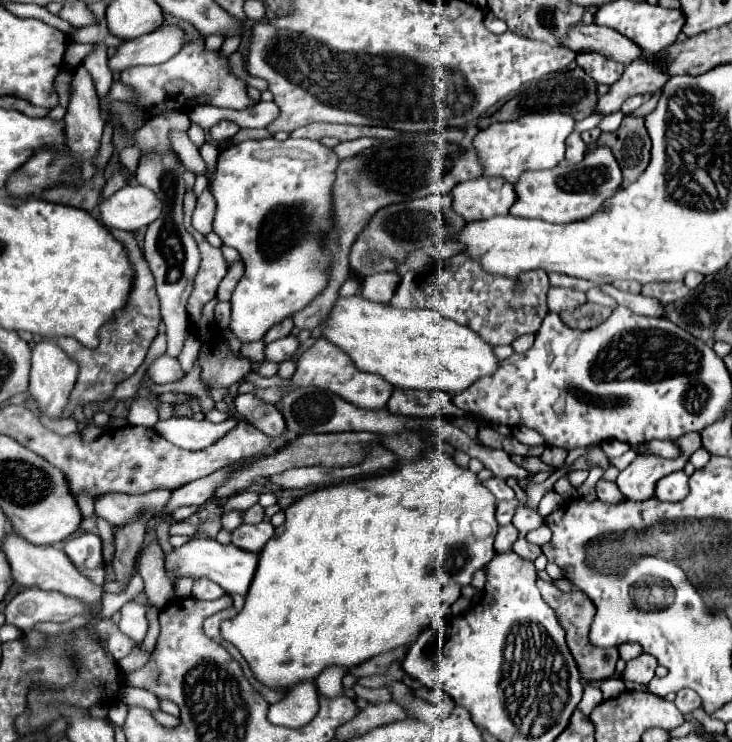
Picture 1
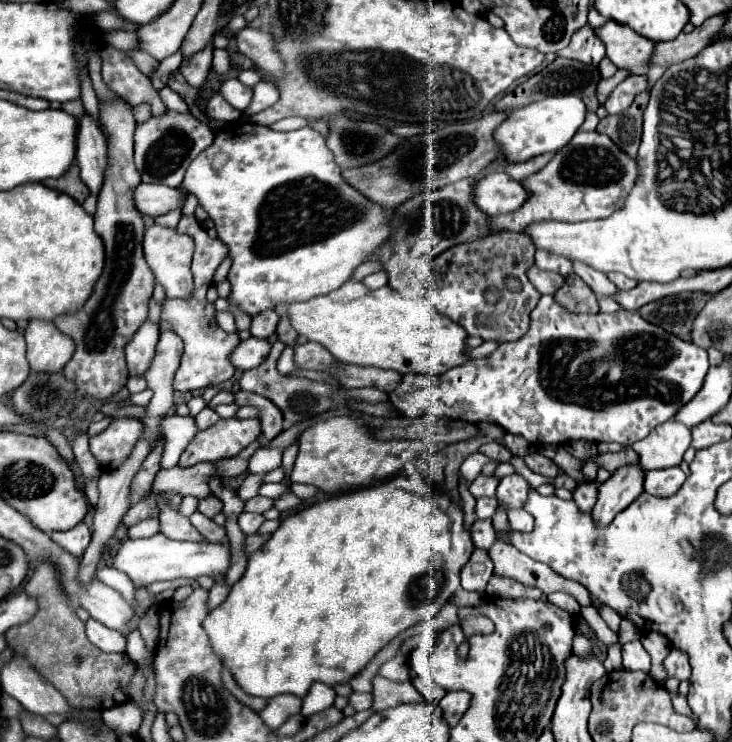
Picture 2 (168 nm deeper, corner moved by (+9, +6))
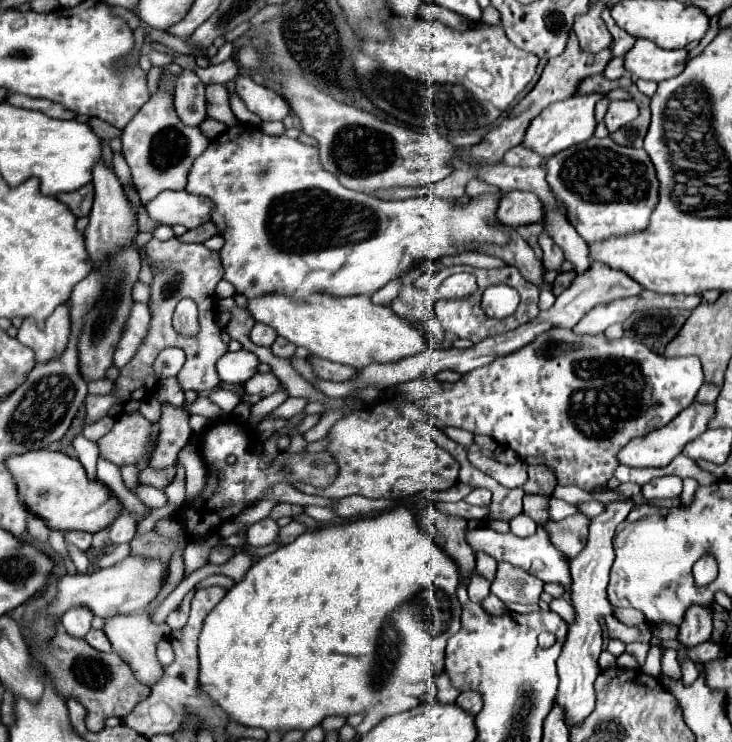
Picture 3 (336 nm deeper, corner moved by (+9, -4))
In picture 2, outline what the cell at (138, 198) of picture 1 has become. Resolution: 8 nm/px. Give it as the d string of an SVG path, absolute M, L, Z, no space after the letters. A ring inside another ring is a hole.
M140 184L134 192L136 208L148 216L162 216L176 208L182 208L186 194L182 188L170 188L164 184Z

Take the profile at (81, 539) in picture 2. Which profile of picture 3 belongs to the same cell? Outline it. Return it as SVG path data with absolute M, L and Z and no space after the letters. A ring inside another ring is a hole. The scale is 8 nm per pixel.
M66 532L64 538L68 542L72 542L76 548L80 548L82 552L86 552L92 544L92 534L88 534L88 532Z

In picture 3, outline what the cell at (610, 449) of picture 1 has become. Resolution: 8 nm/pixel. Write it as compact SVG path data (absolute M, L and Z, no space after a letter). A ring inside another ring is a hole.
M692 404L688 406L688 410L682 410L676 416L676 422L670 422L668 426L664 426L664 430L656 430L656 434L648 434L648 438L634 438L632 442L628 442L628 446L624 446L618 452L618 462L630 468L650 468L650 466L668 466L680 452L682 448L692 442L694 438L698 438L700 434L704 434L704 430L708 430L708 422L714 416L716 408L714 404Z

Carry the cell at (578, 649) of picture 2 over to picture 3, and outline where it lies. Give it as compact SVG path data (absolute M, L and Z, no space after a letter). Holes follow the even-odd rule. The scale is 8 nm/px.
M556 598L556 600L552 600L550 602L550 608L554 610L554 612L558 612L564 620L568 620L570 624L574 624L576 622L576 610L574 610L574 606L566 600L566 598Z

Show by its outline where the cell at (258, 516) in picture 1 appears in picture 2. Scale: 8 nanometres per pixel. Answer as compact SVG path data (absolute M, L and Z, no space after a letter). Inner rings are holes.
M254 496L252 500L246 502L244 512L258 512L258 514L262 514L262 512L266 512L266 510L270 510L270 508L274 508L274 498Z

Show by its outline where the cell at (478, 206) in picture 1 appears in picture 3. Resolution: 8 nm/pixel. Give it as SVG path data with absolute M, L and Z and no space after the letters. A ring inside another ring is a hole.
M506 192L496 208L496 218L500 224L506 224L510 228L518 228L522 224L540 222L542 218L540 200L534 194L528 192ZM518 220L526 220L518 224Z

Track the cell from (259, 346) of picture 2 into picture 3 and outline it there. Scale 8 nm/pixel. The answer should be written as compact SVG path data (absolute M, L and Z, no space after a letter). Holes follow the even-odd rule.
M248 350L238 352L226 352L218 364L216 370L220 374L220 380L226 384L244 384L248 378L252 378L258 372L258 356Z

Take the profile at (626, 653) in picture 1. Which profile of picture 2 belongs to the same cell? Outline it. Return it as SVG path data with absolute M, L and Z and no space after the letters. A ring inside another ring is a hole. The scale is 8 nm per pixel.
M600 606L598 612L600 612L600 616L606 620L606 624L608 624L614 632L618 632L618 626L620 626L620 620L622 620L622 618L620 618L610 606Z

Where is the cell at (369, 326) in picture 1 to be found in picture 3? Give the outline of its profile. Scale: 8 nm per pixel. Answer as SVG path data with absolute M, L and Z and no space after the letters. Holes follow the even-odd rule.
M316 294L308 302L292 302L284 296L260 296L248 302L252 318L272 326L278 336L288 338L292 344L306 348L312 356L326 358L338 364L360 362L358 366L390 364L408 356L416 356L424 350L432 350L430 340L422 324L398 316L390 306L372 304L370 296L330 298Z

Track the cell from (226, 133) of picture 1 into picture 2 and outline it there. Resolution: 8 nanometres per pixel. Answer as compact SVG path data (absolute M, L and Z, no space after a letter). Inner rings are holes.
M214 92L214 94L210 96L206 108L208 108L208 116L210 116L210 118L224 120L224 122L234 122L234 120L238 120L238 118L242 116L242 112L236 110L236 108L232 108L232 106L220 96L220 92Z

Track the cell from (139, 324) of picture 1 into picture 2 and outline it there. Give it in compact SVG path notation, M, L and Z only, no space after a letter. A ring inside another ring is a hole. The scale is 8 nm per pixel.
M124 100L114 104L100 104L100 118L108 130L108 170L106 180L98 198L98 208L94 216L94 230L104 242L106 262L100 278L94 284L92 296L86 304L72 312L56 318L60 332L72 336L76 350L72 360L64 366L68 380L76 382L76 402L84 396L106 400L116 394L128 380L124 346L148 318L148 298L152 296L154 276L142 254L144 220L136 206L132 204L132 190L140 184L140 174L134 166L134 128L136 120L132 108ZM116 292L116 294L114 294Z

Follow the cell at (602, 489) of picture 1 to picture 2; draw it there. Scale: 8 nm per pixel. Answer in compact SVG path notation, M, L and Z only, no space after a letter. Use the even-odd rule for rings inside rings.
M594 482L578 486L574 492L574 502L580 508L580 512L590 512L592 506L596 504L596 498L598 498L598 486Z

